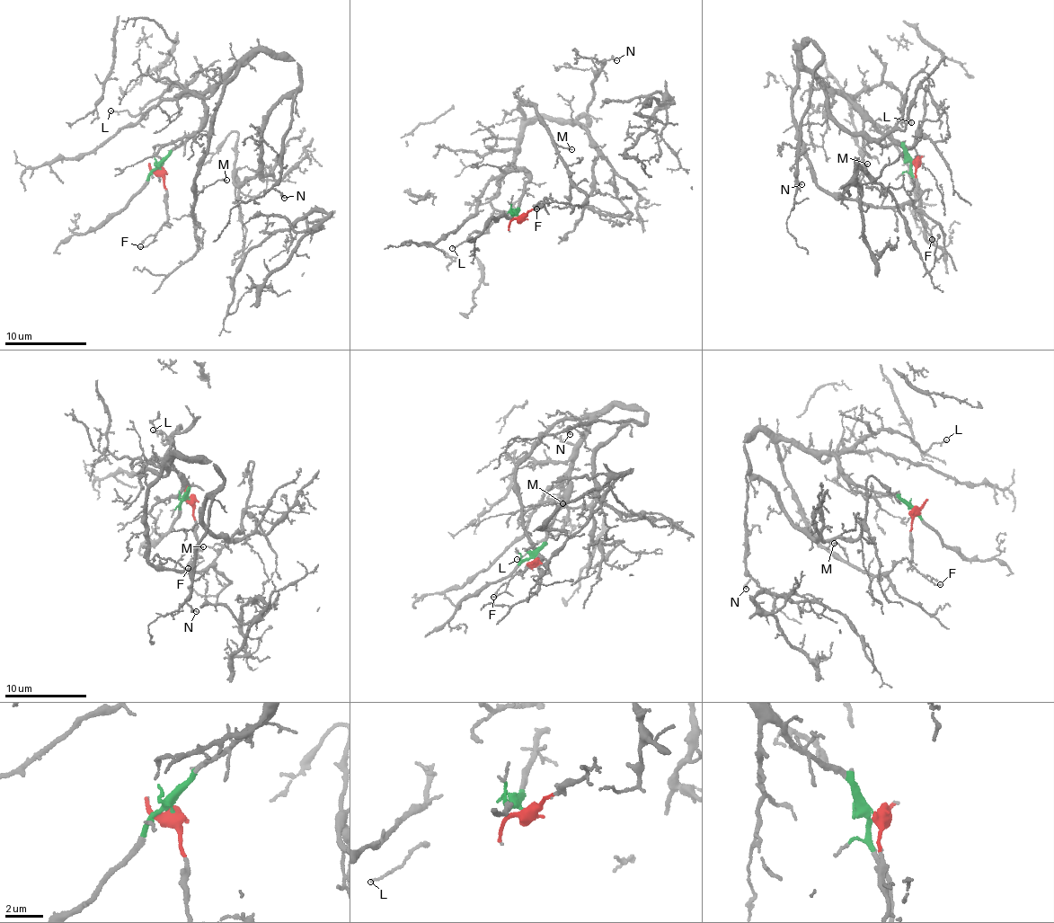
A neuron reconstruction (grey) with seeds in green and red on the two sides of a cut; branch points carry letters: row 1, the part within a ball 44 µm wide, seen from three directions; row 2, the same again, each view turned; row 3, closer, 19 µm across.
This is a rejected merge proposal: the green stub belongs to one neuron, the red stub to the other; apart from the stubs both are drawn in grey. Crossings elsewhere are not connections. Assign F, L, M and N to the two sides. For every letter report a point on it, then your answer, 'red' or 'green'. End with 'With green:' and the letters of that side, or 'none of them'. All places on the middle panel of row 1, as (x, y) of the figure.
F: (536, 208) | red
L: (452, 248) | green
M: (571, 149) | green
N: (616, 60) | green
With green: L, M, N

